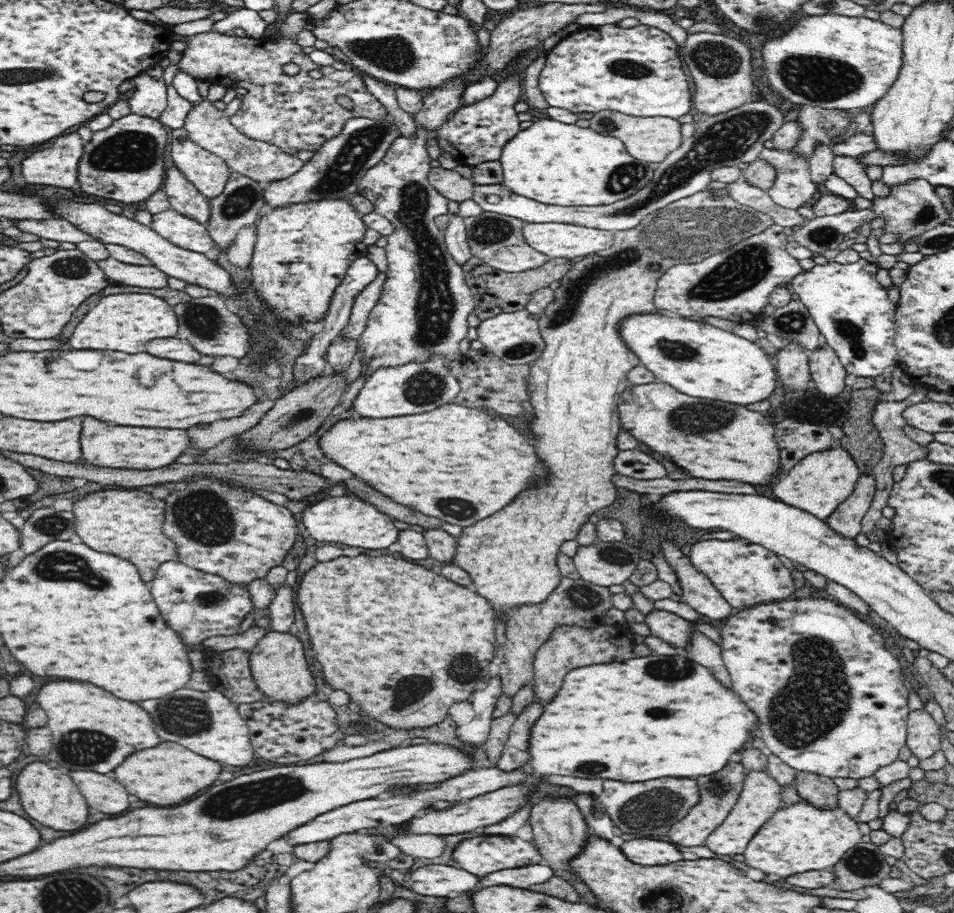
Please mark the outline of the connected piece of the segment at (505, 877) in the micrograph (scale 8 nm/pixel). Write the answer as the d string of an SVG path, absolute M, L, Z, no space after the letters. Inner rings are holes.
M545 863L526 866L526 868L510 868L502 872L494 872L484 876L478 886L500 886L508 884L514 888L530 888L534 884L548 882L554 876L554 871Z

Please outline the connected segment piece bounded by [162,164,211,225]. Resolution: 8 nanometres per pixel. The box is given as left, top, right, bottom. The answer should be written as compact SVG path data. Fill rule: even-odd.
M173 164L163 182L171 208L200 223L208 224L211 216L209 198L204 196Z

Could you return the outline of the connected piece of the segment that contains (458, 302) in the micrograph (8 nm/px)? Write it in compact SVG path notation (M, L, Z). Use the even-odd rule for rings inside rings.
M417 125L416 132L412 138L408 136L399 137L387 151L384 159L380 160L376 166L366 171L366 174L362 177L359 182L359 187L356 194L367 198L375 206L375 211L377 214L388 218L394 227L394 232L389 234L386 238L387 245L385 247L388 261L388 269L385 274L385 281L382 285L382 290L380 296L378 297L377 303L374 308L370 311L367 325L365 331L357 339L357 350L362 350L362 368L361 374L365 376L370 376L372 372L376 372L378 368L388 368L388 366L400 366L400 364L408 364L410 362L426 362L432 359L435 355L444 355L446 361L454 361L459 359L461 356L460 343L462 340L466 339L468 336L468 316L472 314L475 310L474 297L472 296L470 287L467 285L464 271L462 267L454 261L450 252L448 252L445 243L445 233L443 233L435 224L435 219L437 217L448 215L448 199L442 196L429 182L428 172L430 172L430 161L431 158L428 155L428 150L426 148L426 143L429 137L432 136L428 129L422 127L422 125Z

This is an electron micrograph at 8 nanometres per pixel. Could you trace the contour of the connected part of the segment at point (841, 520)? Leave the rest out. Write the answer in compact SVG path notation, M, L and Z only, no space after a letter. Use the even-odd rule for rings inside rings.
M872 472L860 474L852 494L828 516L827 525L844 538L856 538L861 532L861 522L875 493Z

